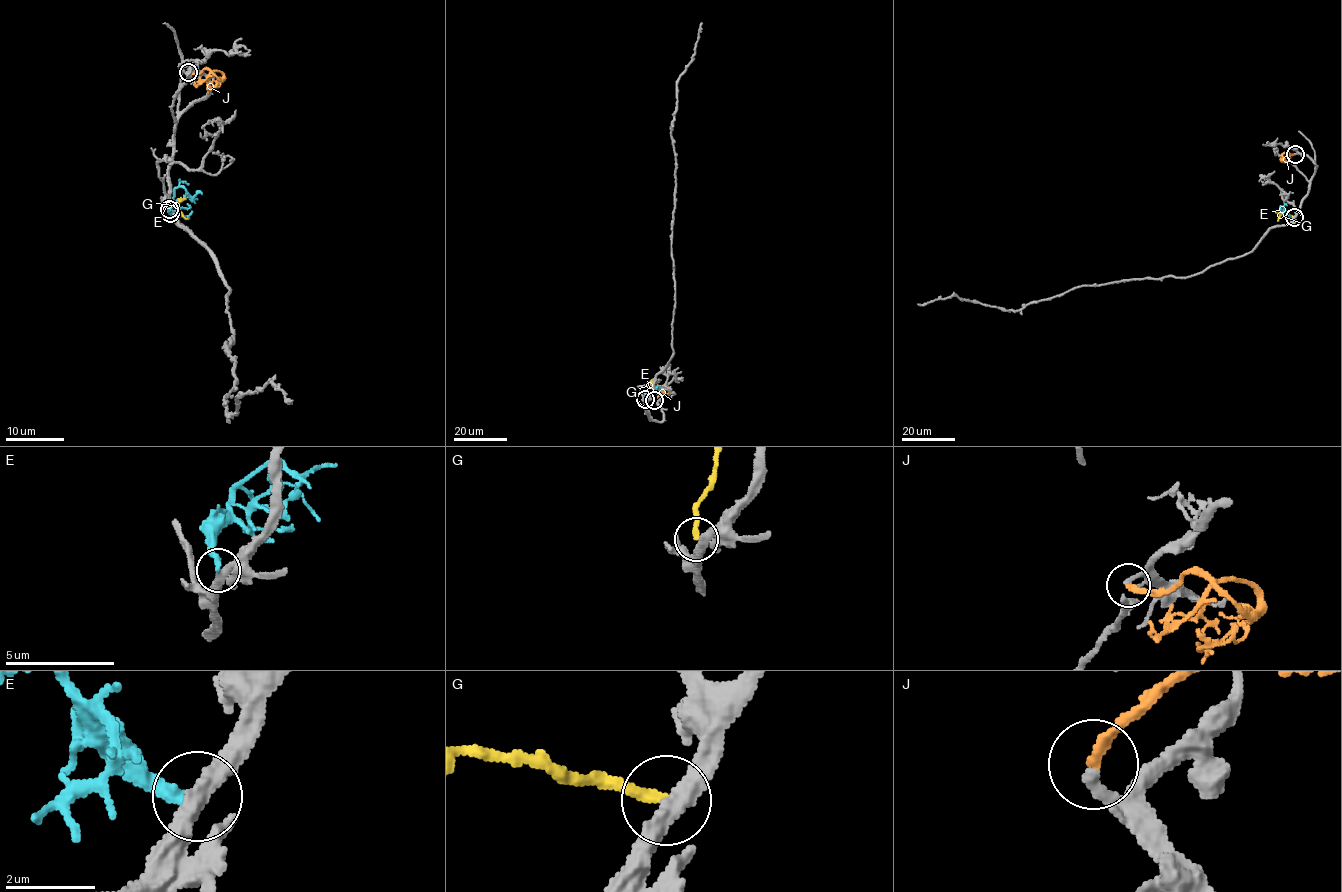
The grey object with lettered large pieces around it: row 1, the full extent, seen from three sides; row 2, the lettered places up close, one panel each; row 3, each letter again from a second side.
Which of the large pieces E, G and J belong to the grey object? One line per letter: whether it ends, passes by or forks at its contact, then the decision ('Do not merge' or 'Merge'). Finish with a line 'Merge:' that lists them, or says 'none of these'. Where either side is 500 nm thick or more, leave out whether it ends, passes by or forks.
E: It ends there. Do not merge
G: It ends there. Do not merge
J: It ends there. Merge
Merge: J

